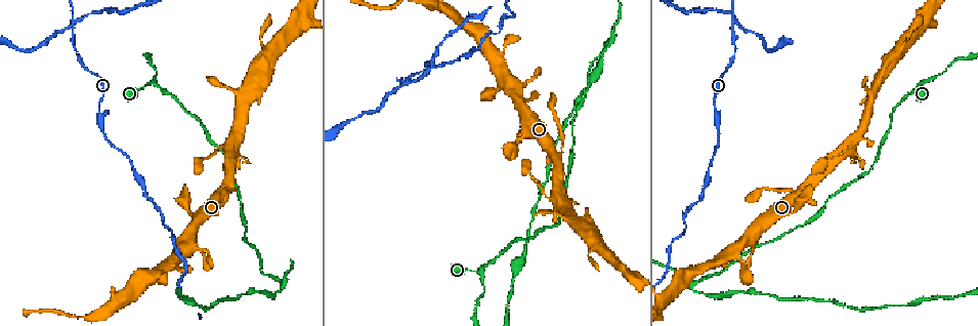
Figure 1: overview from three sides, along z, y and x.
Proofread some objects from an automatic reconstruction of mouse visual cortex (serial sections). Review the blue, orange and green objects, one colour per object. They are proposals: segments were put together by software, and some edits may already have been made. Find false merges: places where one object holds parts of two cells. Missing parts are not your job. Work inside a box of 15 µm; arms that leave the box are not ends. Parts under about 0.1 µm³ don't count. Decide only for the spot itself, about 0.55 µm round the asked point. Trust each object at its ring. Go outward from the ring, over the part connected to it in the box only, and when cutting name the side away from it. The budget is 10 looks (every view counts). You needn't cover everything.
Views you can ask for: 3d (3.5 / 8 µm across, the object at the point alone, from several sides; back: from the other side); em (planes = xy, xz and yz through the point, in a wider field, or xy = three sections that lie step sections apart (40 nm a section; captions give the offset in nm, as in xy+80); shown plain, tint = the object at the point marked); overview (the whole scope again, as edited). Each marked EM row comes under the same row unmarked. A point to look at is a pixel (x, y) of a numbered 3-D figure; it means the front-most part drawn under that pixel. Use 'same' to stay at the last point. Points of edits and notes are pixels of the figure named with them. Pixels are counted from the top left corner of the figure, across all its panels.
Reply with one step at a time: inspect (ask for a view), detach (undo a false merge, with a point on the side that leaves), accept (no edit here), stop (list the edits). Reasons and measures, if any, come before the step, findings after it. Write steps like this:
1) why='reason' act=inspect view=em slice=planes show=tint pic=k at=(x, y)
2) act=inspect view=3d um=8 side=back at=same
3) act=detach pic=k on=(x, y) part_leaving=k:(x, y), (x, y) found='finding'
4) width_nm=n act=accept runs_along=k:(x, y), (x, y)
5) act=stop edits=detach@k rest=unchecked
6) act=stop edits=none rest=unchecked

why='narrows sharply' act=inspect view=3d um=3.5 pic=1 at=(922, 83)

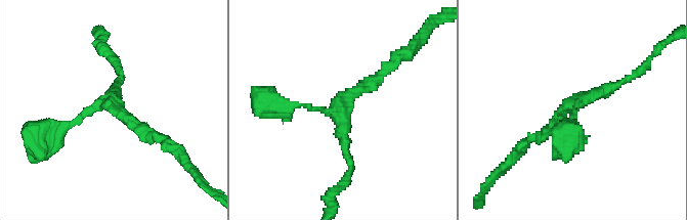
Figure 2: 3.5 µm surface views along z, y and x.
arms=3 arm_widths_nm=150,150,250 act=inspect view=em slice=planes show=tint pic=2 at=(578, 104)

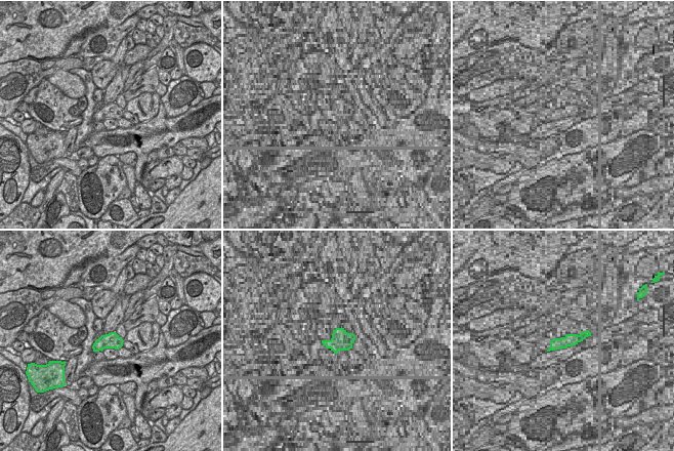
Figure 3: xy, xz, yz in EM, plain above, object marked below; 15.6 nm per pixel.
width_nm=260 act=accept runs_along=2:(270, 107), (305, 104), (328, 113), (378, 76) found='continuous, no second cell'

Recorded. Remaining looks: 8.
act=inspect view=3d um=3.5 pic=1 at=(225, 184)

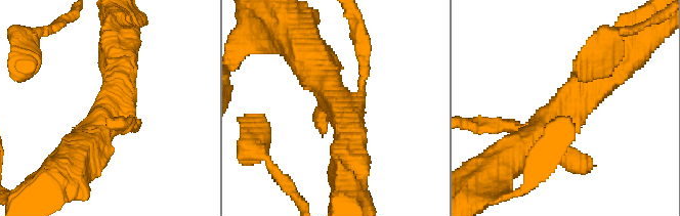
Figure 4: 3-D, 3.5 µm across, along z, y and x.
act=inspect view=em slice=xy step=3 show=tint pic=4 at=(110, 116)

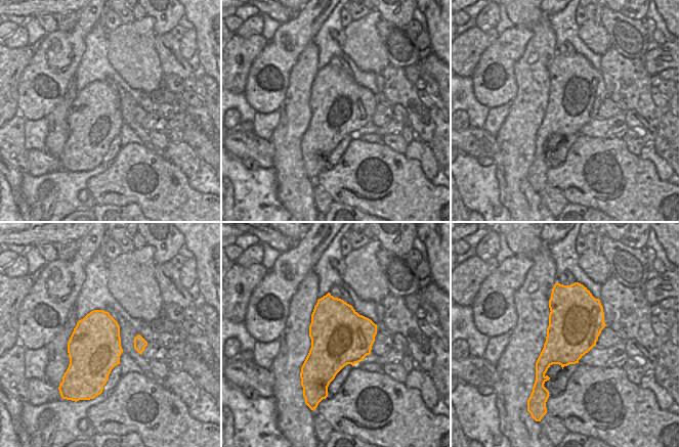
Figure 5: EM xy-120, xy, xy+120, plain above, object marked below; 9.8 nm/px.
act=accept runs_along=4:(513, 154), (558, 123), (605, 66) found='all the same cell'

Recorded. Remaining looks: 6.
why='three-way junction' act=inspect view=3d um=3.5 pic=1 at=(843, 149)

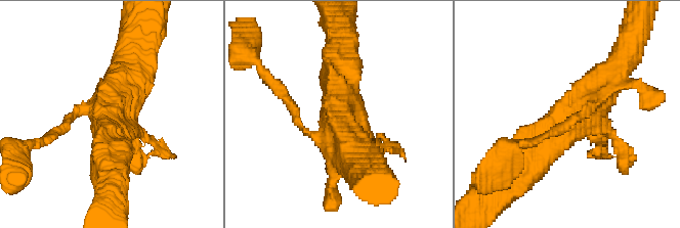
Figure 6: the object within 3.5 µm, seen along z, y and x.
act=inspect view=em slice=xy step=3 show=tint pic=6 at=(339, 122)

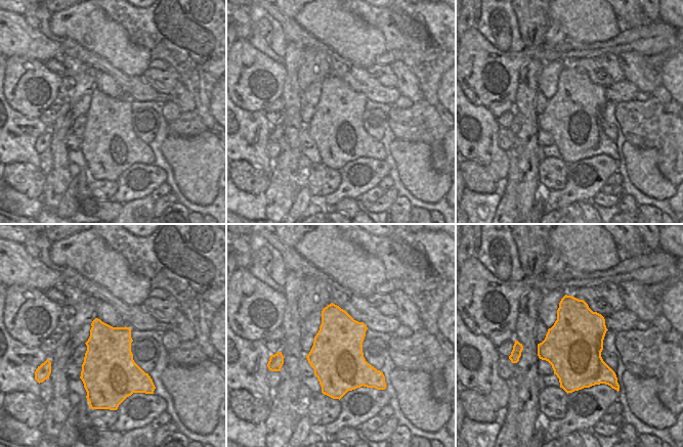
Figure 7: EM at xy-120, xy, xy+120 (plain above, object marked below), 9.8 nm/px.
act=accept runs_along=6:(522, 160), (559, 131), (618, 65) found='continuous, no second cell'

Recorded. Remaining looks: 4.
act=inspect view=3d um=3.5 pic=1 at=(402, 81)

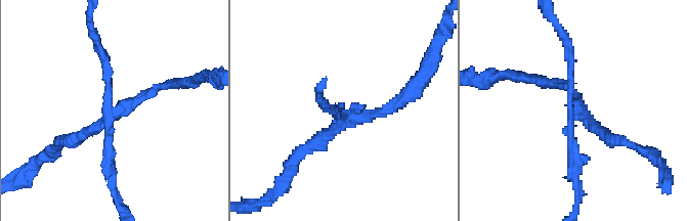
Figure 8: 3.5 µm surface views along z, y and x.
arms=4 arm_widths_nm=150,150,200,200 act=inspect view=em slice=xy step=3 show=tint pic=8 at=(574, 112)

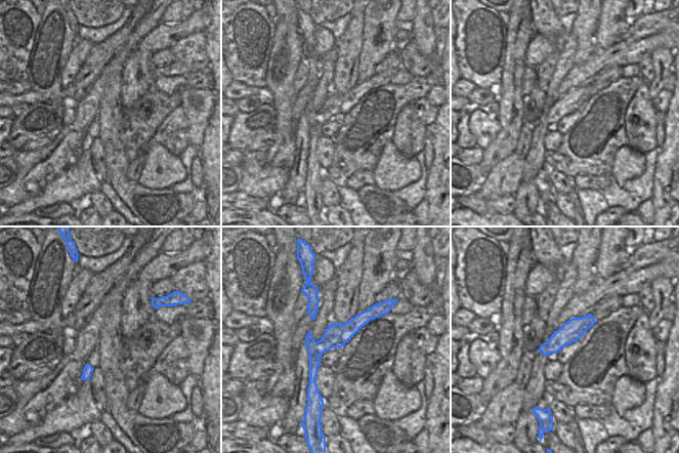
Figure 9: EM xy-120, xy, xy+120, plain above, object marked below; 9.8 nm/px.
width_nm=240 act=detach pic=8 on=(145, 94) part_leaving=8:(575, 114), (610, 139), (639, 148) found='a second cell is stuck on'

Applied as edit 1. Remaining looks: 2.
act=stop edits=detach@8 rest=unchecked

